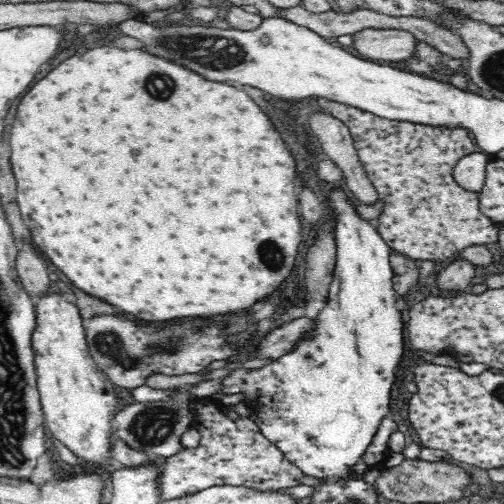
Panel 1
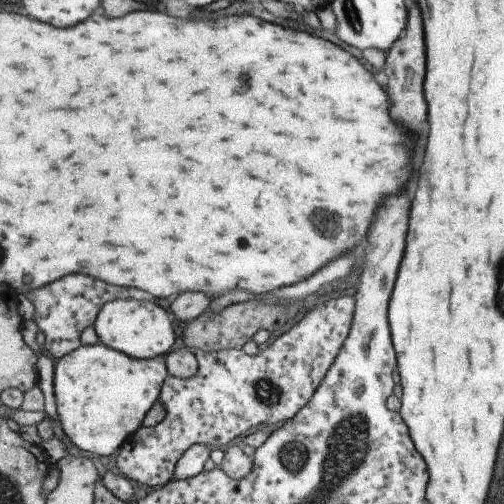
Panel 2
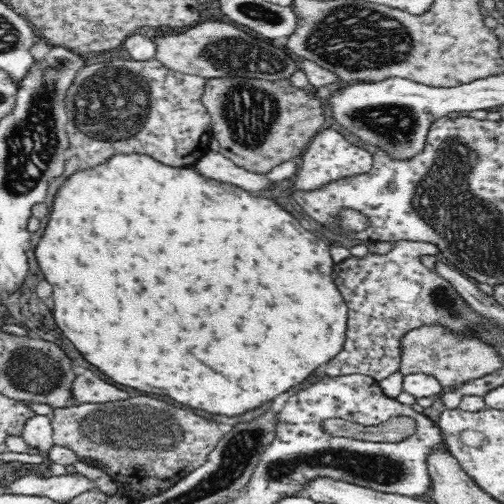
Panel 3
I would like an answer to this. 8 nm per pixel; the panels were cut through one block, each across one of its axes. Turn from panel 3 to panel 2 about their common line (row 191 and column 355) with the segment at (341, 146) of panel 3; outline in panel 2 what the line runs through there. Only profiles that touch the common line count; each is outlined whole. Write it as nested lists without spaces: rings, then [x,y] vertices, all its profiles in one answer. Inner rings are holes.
[[[333,298],[313,308],[257,356],[231,348],[223,352],[195,350],[199,372],[187,380],[167,376],[161,394],[165,418],[155,428],[137,430],[135,436],[123,444],[117,458],[119,472],[141,484],[163,488],[173,480],[179,460],[193,446],[205,444],[217,450],[217,446],[231,444],[255,426],[281,424],[287,418],[299,416],[299,412],[311,404],[351,338],[355,316],[357,298]]]

